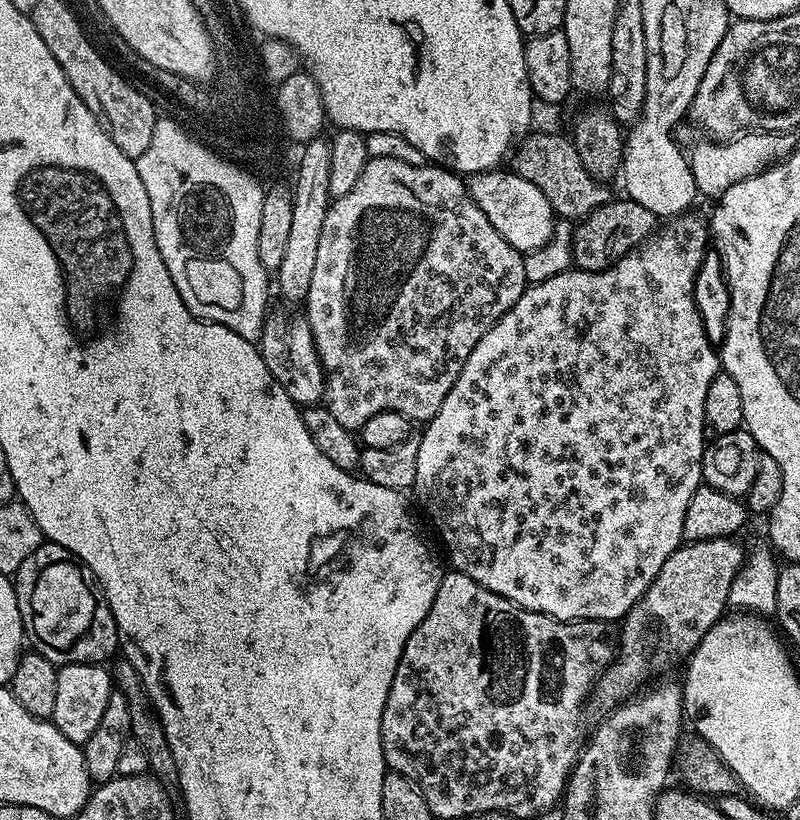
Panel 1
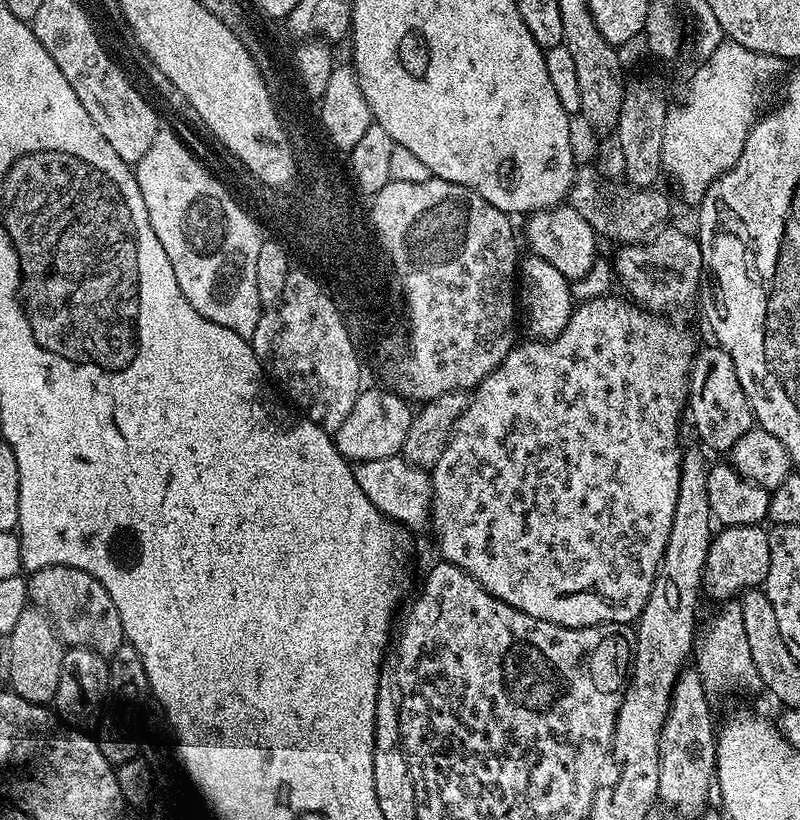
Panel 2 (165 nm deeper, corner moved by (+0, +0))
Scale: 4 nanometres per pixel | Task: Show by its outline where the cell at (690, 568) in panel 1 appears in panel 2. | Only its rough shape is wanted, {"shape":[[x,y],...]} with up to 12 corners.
{"shape":[[721,527],[704,563],[703,591],[719,602],[760,588],[768,532]]}

